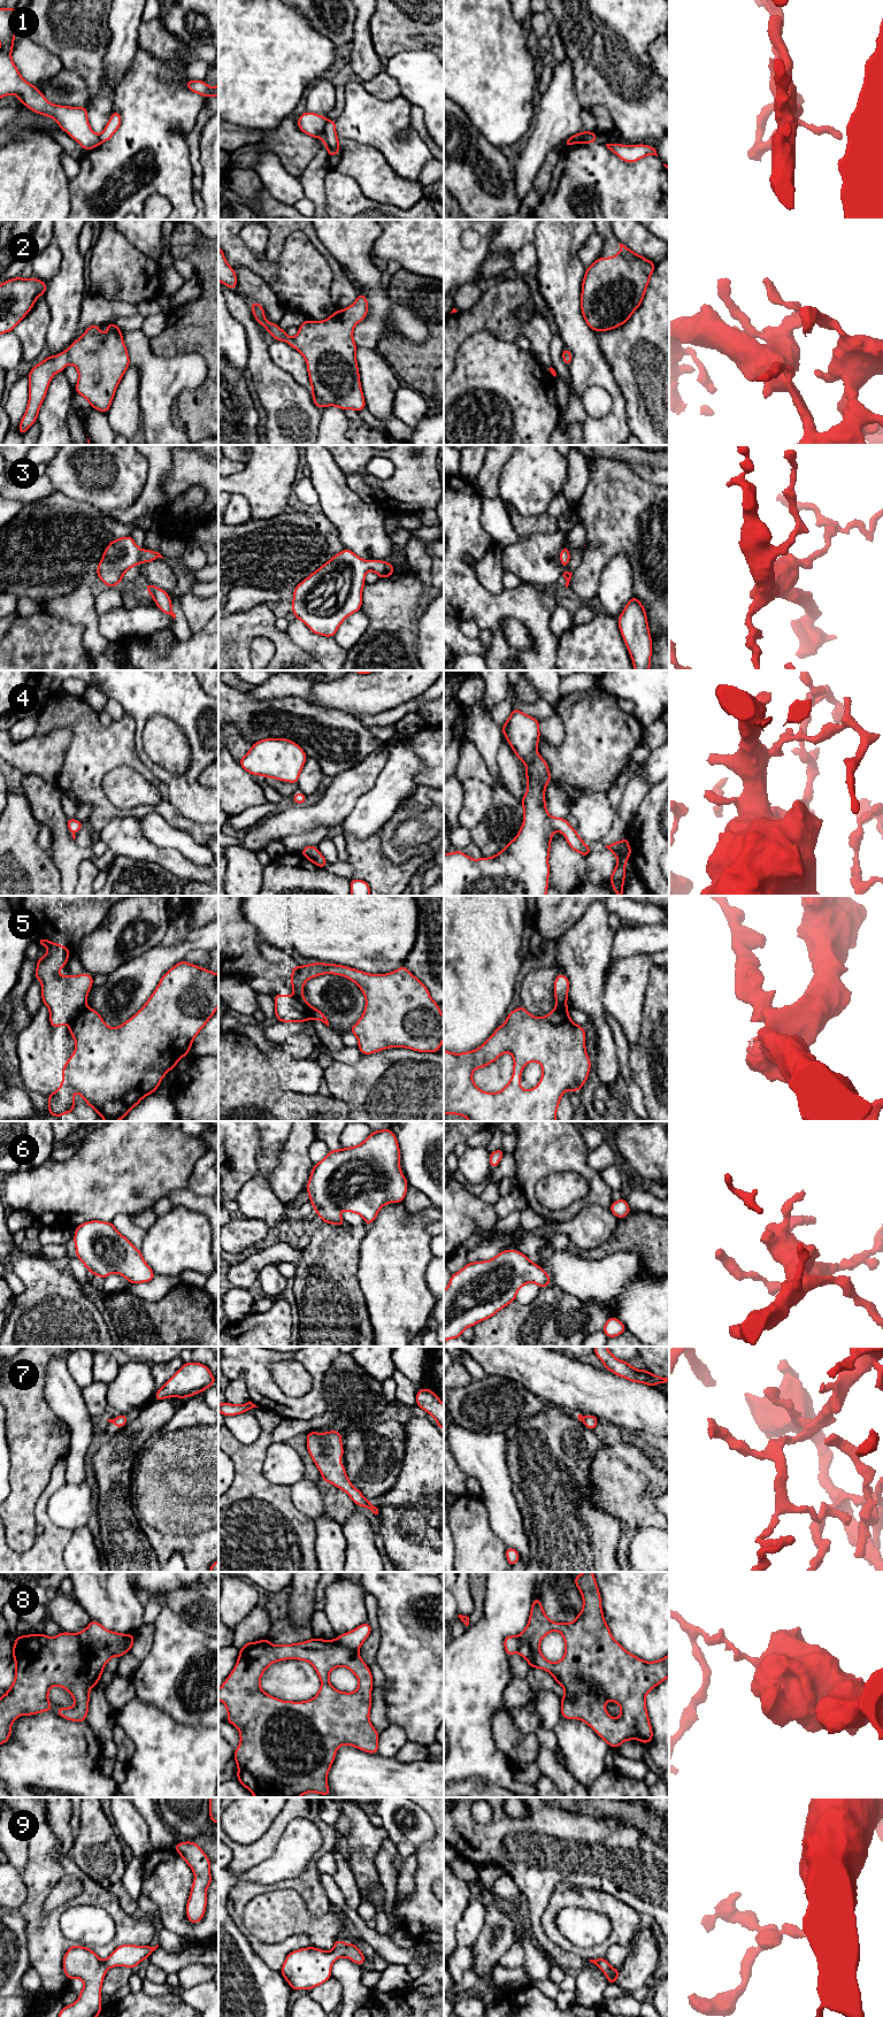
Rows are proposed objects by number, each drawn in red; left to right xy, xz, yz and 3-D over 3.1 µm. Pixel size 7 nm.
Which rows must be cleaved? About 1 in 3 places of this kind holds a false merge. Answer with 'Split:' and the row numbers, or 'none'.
Split: 1, 5, 8

